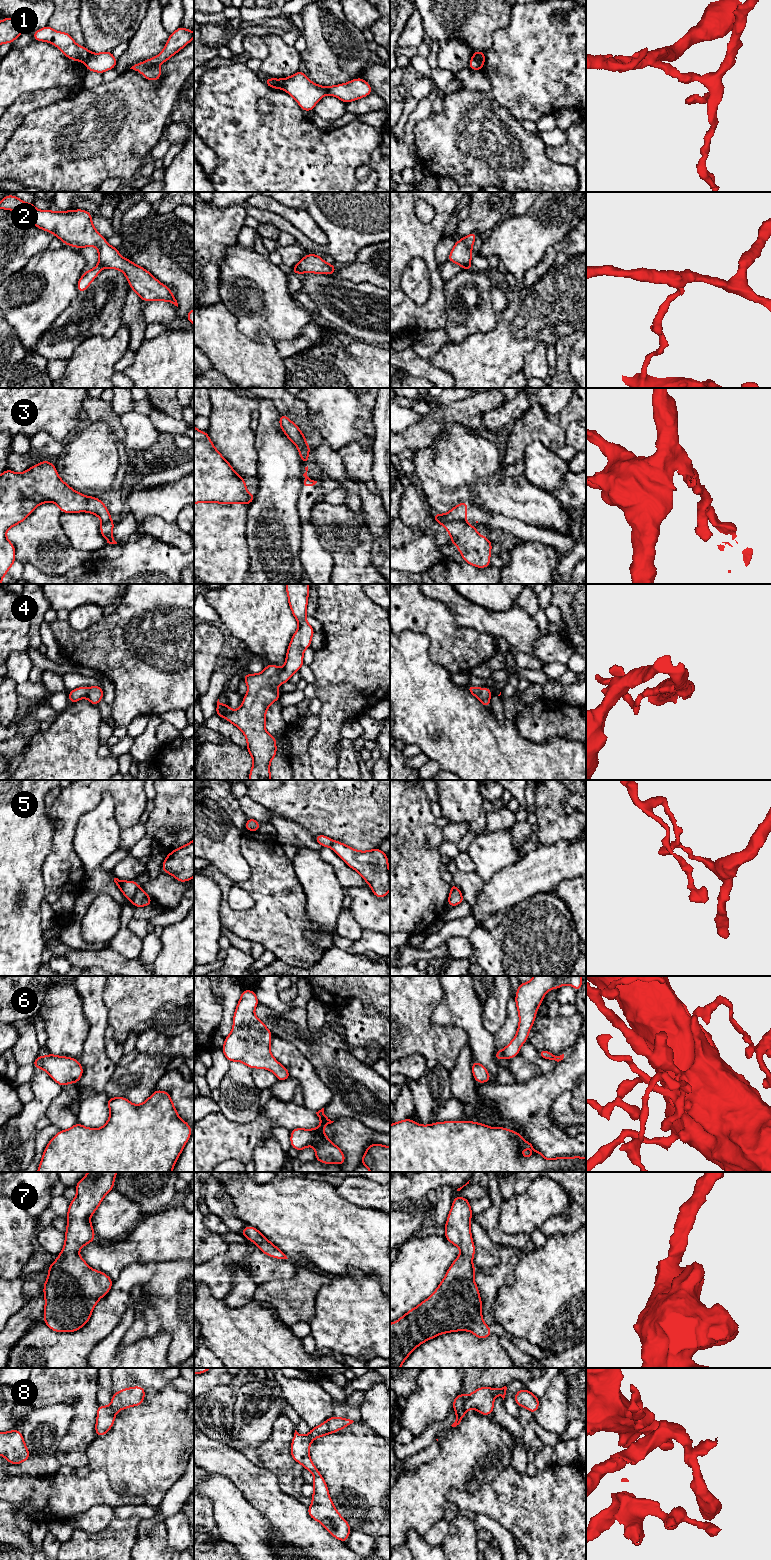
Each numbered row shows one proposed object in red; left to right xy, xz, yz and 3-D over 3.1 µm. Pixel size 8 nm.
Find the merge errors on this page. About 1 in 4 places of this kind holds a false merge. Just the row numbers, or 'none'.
1, 2, 3, 5, 8

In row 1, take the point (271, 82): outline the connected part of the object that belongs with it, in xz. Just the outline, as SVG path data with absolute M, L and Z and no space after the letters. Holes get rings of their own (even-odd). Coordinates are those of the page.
M267 78L263 82L271 88L284 90L284 87L285 87L284 79Z

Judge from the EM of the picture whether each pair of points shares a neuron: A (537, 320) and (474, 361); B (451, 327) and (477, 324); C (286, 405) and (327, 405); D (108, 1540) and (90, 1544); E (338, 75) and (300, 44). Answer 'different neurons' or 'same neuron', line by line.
A: same neuron
B: same neuron
C: different neurons
D: same neuron
E: different neurons

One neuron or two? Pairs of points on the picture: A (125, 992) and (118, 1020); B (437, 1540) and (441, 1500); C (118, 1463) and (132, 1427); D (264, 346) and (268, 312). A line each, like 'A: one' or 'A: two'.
A: one
B: two
C: one
D: two

